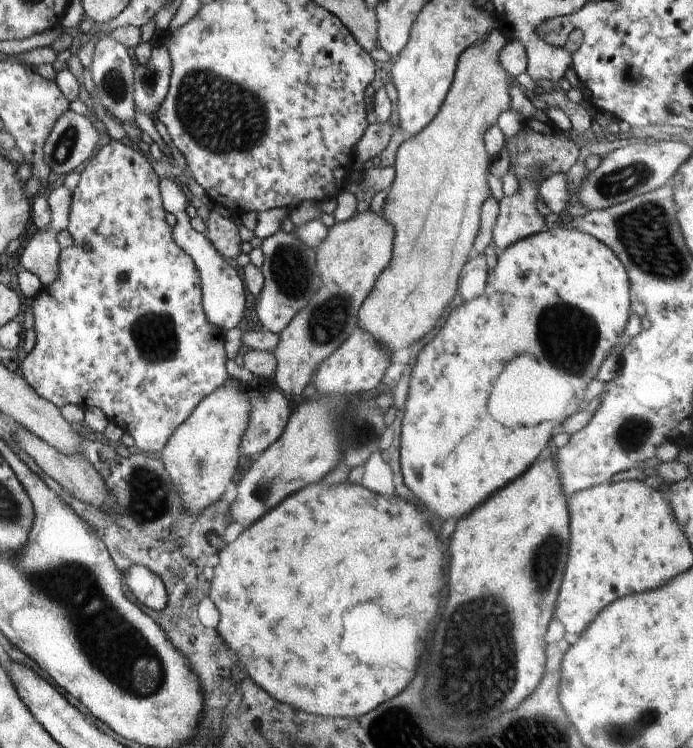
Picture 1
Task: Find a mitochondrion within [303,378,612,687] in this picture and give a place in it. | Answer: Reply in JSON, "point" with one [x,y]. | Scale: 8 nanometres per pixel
{"point":[547,556]}

